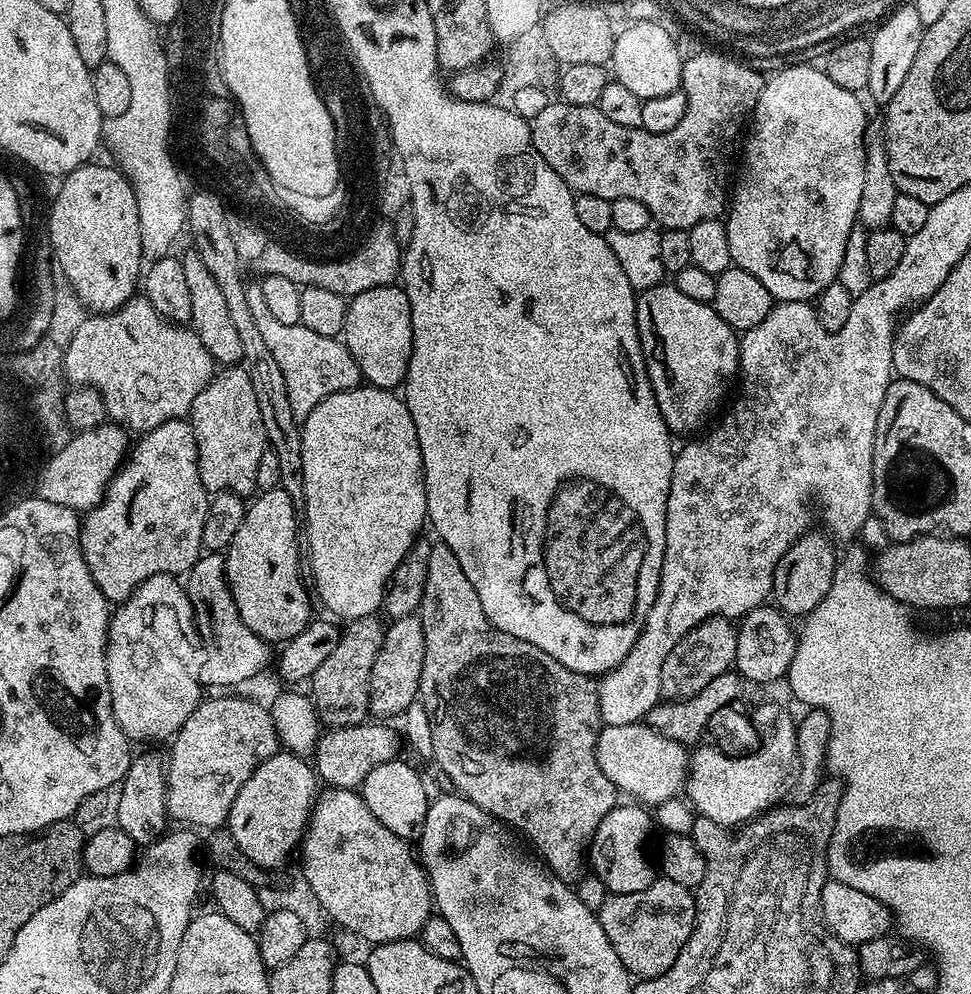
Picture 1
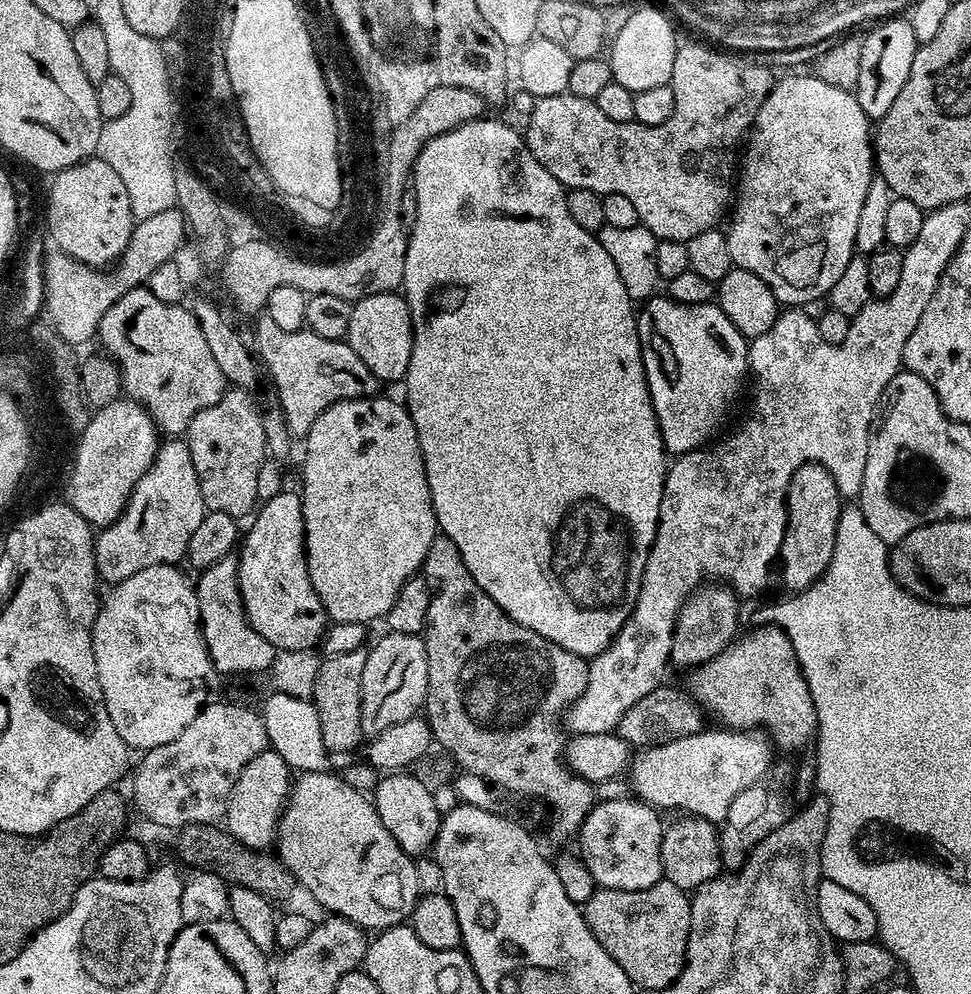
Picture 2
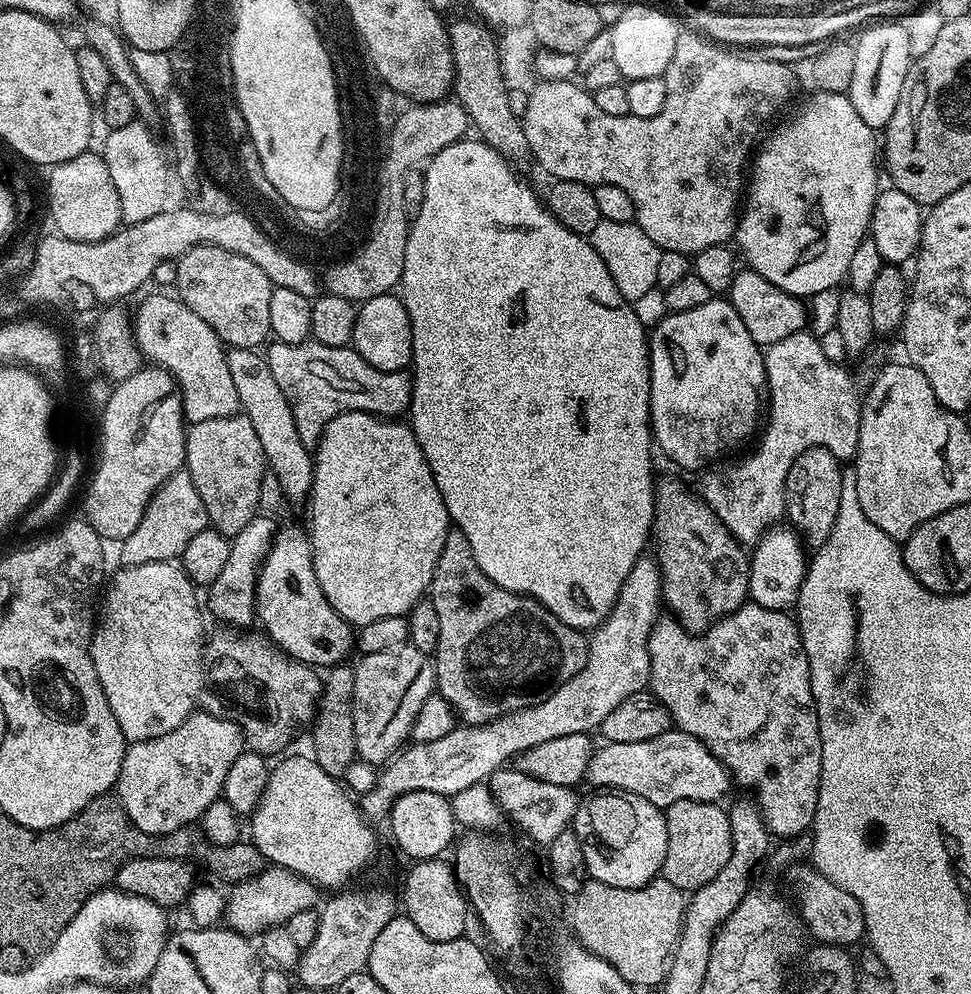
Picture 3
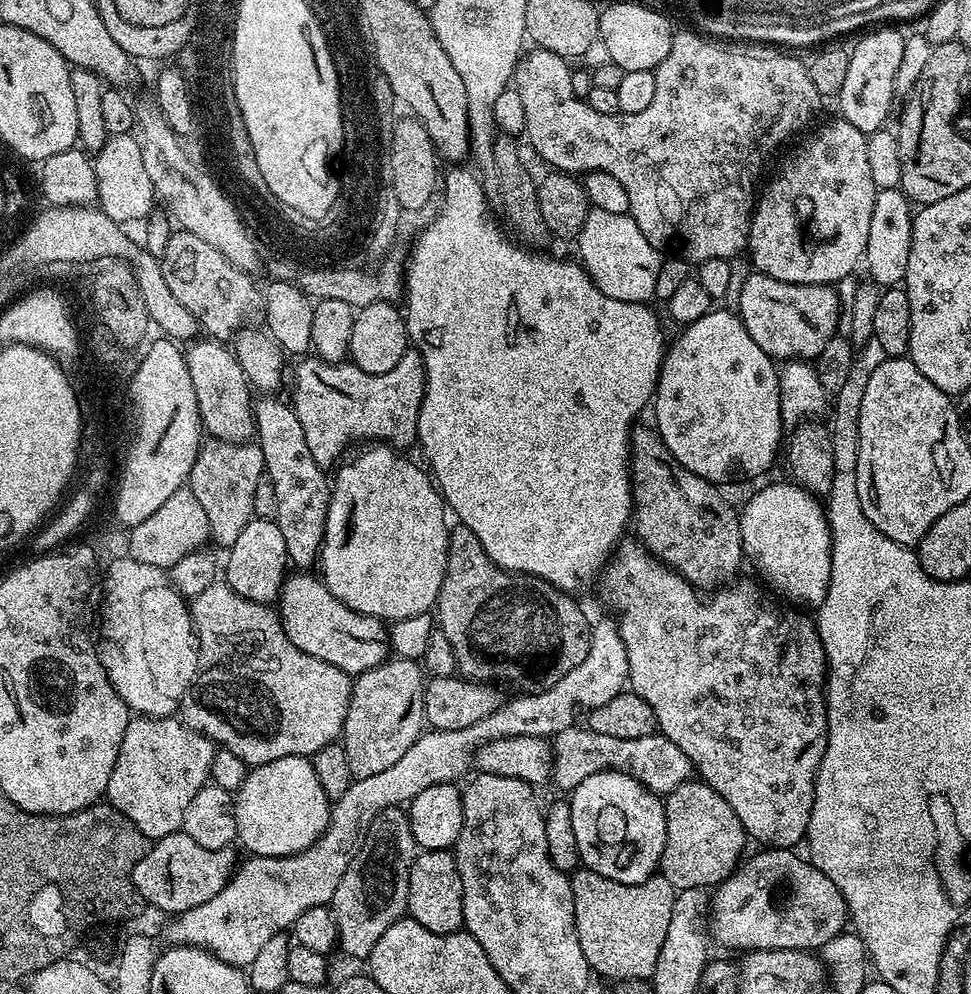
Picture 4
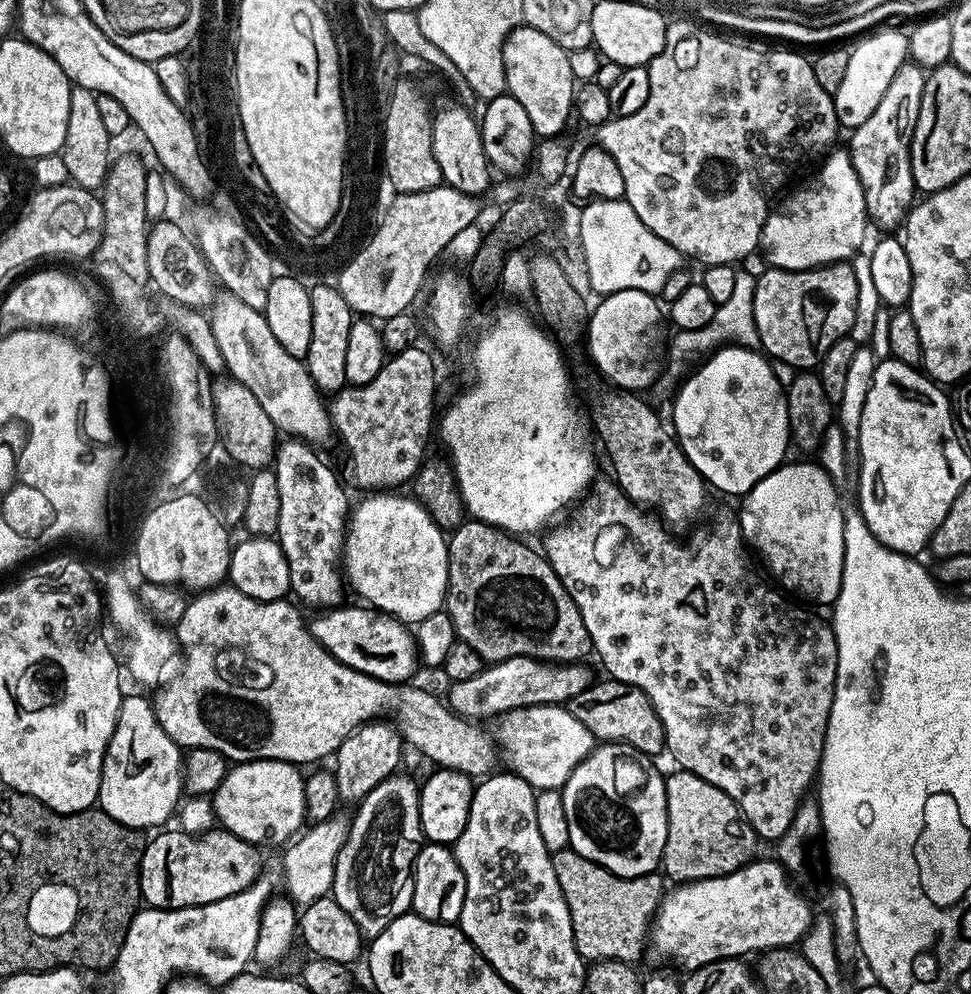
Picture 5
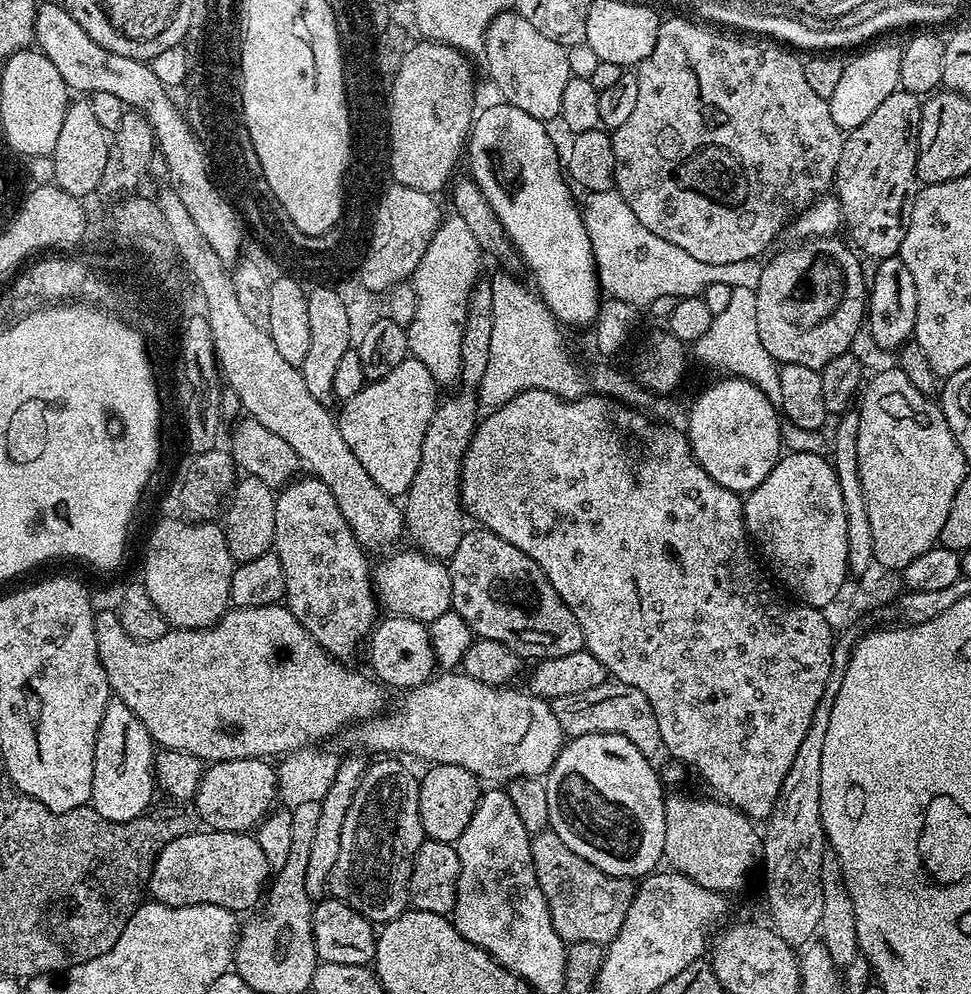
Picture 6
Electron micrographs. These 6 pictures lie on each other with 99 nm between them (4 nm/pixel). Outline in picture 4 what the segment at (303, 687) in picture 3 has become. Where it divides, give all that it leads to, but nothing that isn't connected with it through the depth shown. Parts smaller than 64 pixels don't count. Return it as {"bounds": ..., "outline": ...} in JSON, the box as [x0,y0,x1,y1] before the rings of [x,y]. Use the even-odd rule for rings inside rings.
{"bounds":[178,582,353,766],"outline":[[[217,582],[208,589],[202,590],[202,594],[191,597],[190,609],[193,626],[196,628],[197,638],[200,641],[199,663],[202,667],[199,669],[195,683],[180,701],[178,709],[179,715],[188,727],[220,748],[230,750],[230,754],[238,754],[238,758],[242,758],[242,762],[249,766],[274,762],[278,758],[290,758],[291,756],[310,758],[318,750],[322,750],[328,744],[335,744],[341,739],[344,719],[347,716],[347,708],[350,706],[353,677],[338,670],[338,666],[330,666],[330,662],[322,662],[322,658],[302,654],[302,650],[298,650],[298,646],[294,646],[294,642],[290,642],[290,638],[286,638],[286,630],[280,621],[279,611],[272,604],[259,604],[250,598],[242,598],[242,594],[235,592],[227,582]]]}

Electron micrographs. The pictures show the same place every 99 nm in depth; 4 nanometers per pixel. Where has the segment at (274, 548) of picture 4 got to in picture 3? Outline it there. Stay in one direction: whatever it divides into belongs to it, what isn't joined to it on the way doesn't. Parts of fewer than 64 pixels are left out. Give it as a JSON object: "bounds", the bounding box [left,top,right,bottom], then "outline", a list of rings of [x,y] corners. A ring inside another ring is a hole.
{"bounds":[206,514,278,630],"outline":[[[257,514],[250,522],[246,522],[246,527],[237,536],[231,537],[230,558],[226,561],[222,574],[218,574],[218,578],[214,578],[214,582],[207,589],[208,604],[206,600],[207,611],[212,611],[224,626],[231,626],[236,630],[248,630],[253,627],[256,620],[256,580],[260,577],[260,568],[264,564],[268,548],[272,545],[272,538],[278,531],[277,525],[272,524],[275,524],[273,517]]]}

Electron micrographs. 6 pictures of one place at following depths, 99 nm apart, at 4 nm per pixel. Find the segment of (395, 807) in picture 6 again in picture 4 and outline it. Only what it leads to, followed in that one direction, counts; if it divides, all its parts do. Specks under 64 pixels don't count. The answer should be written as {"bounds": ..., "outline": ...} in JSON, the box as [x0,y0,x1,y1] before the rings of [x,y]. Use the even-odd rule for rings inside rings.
{"bounds":[330,807,418,961],"outline":[[[403,807],[382,810],[370,822],[366,838],[353,860],[348,861],[346,874],[334,890],[330,905],[336,919],[336,938],[339,951],[363,961],[378,946],[378,938],[390,930],[390,926],[408,911],[408,887],[410,870],[416,861],[418,849],[410,830],[408,813]]]}

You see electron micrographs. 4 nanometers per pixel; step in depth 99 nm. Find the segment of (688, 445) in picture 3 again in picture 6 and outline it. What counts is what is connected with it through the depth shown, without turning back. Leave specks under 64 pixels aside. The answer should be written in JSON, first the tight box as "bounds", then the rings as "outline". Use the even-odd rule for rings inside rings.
{"bounds":[686,378,782,494],"outline":[[[726,378],[717,384],[712,384],[692,404],[692,409],[686,412],[686,435],[696,461],[704,467],[706,474],[731,492],[747,494],[753,492],[764,481],[766,474],[774,470],[780,461],[780,424],[782,416],[777,405],[754,384],[746,379]]]}

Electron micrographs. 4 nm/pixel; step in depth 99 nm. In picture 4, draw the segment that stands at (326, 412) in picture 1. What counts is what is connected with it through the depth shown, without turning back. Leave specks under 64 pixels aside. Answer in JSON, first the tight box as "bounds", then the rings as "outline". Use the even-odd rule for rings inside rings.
{"bounds":[318,442,450,622],"outline":[[[379,442],[369,443],[353,460],[345,459],[343,463],[335,469],[334,479],[330,484],[330,495],[328,497],[328,513],[326,514],[326,526],[324,527],[324,541],[320,543],[318,553],[318,572],[324,584],[346,606],[350,606],[356,612],[361,612],[367,616],[376,616],[379,620],[391,622],[410,618],[414,614],[428,612],[433,607],[442,590],[442,578],[446,574],[446,558],[448,557],[448,533],[450,524],[444,521],[446,516],[446,505],[444,497],[441,496],[439,488],[436,487],[431,475],[423,467],[419,468],[412,460],[407,460],[403,451],[397,450],[391,444]]]}

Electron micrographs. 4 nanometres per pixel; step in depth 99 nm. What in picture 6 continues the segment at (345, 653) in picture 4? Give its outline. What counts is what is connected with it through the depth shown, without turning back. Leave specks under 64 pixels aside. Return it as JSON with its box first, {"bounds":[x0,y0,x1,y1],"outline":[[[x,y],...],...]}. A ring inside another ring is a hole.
{"bounds":[366,614,438,690],"outline":[[[392,614],[387,618],[389,620],[381,619],[377,623],[371,636],[366,640],[368,660],[372,663],[373,670],[371,669],[371,671],[374,673],[375,679],[389,689],[392,687],[407,690],[422,686],[432,679],[438,668],[434,658],[434,646],[428,633],[428,625],[409,616]]]}

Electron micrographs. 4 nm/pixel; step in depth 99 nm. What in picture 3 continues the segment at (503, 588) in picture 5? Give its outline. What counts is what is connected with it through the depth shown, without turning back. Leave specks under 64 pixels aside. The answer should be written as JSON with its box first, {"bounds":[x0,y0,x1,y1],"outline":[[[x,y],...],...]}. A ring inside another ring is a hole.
{"bounds":[430,527,589,725],"outline":[[[449,527],[438,566],[434,570],[430,598],[438,610],[438,646],[434,653],[435,691],[446,698],[465,725],[488,724],[499,716],[541,704],[558,686],[570,682],[586,666],[589,637],[579,628],[562,623],[531,596],[520,596],[495,584],[474,562],[470,542],[458,527]]]}

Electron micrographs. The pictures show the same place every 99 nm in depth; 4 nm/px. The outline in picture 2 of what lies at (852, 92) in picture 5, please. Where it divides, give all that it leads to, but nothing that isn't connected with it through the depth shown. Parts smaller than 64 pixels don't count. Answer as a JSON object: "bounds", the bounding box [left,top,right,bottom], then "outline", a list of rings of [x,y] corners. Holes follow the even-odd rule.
{"bounds":[854,18,918,122],"outline":[[[889,18],[873,28],[876,29],[862,40],[862,70],[854,95],[869,121],[878,122],[894,106],[894,98],[898,98],[902,86],[906,86],[906,78],[910,78],[918,41],[912,25],[904,18]]]}

